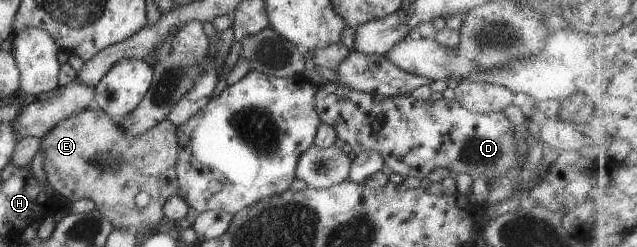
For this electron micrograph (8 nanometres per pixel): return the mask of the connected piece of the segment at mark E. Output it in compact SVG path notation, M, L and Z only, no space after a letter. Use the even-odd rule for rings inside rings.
M93 105L86 106L83 110L71 113L62 121L58 120L40 138L40 147L43 152L43 171L49 187L56 194L66 200L74 201L87 199L94 202L98 210L114 228L138 231L146 229L146 225L156 228L162 221L162 206L170 196L177 193L178 182L175 170L177 160L176 126L166 119L161 119L140 135L133 136L126 133L114 123L112 117L100 108ZM138 193L148 195L148 203L138 207L134 197Z

